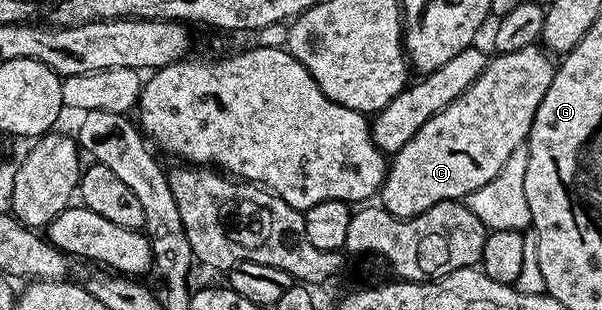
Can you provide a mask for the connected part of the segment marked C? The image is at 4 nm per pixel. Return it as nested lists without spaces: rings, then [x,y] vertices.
[[[528,45],[519,51],[503,53],[486,64],[479,76],[473,81],[473,86],[459,99],[437,113],[417,134],[399,150],[392,154],[385,171],[385,182],[379,190],[380,204],[391,215],[396,217],[417,217],[423,211],[435,207],[440,201],[456,201],[468,198],[471,191],[483,187],[483,183],[491,183],[495,175],[507,163],[511,151],[515,147],[526,144],[529,129],[535,119],[535,111],[553,82],[555,61],[544,48]]]

